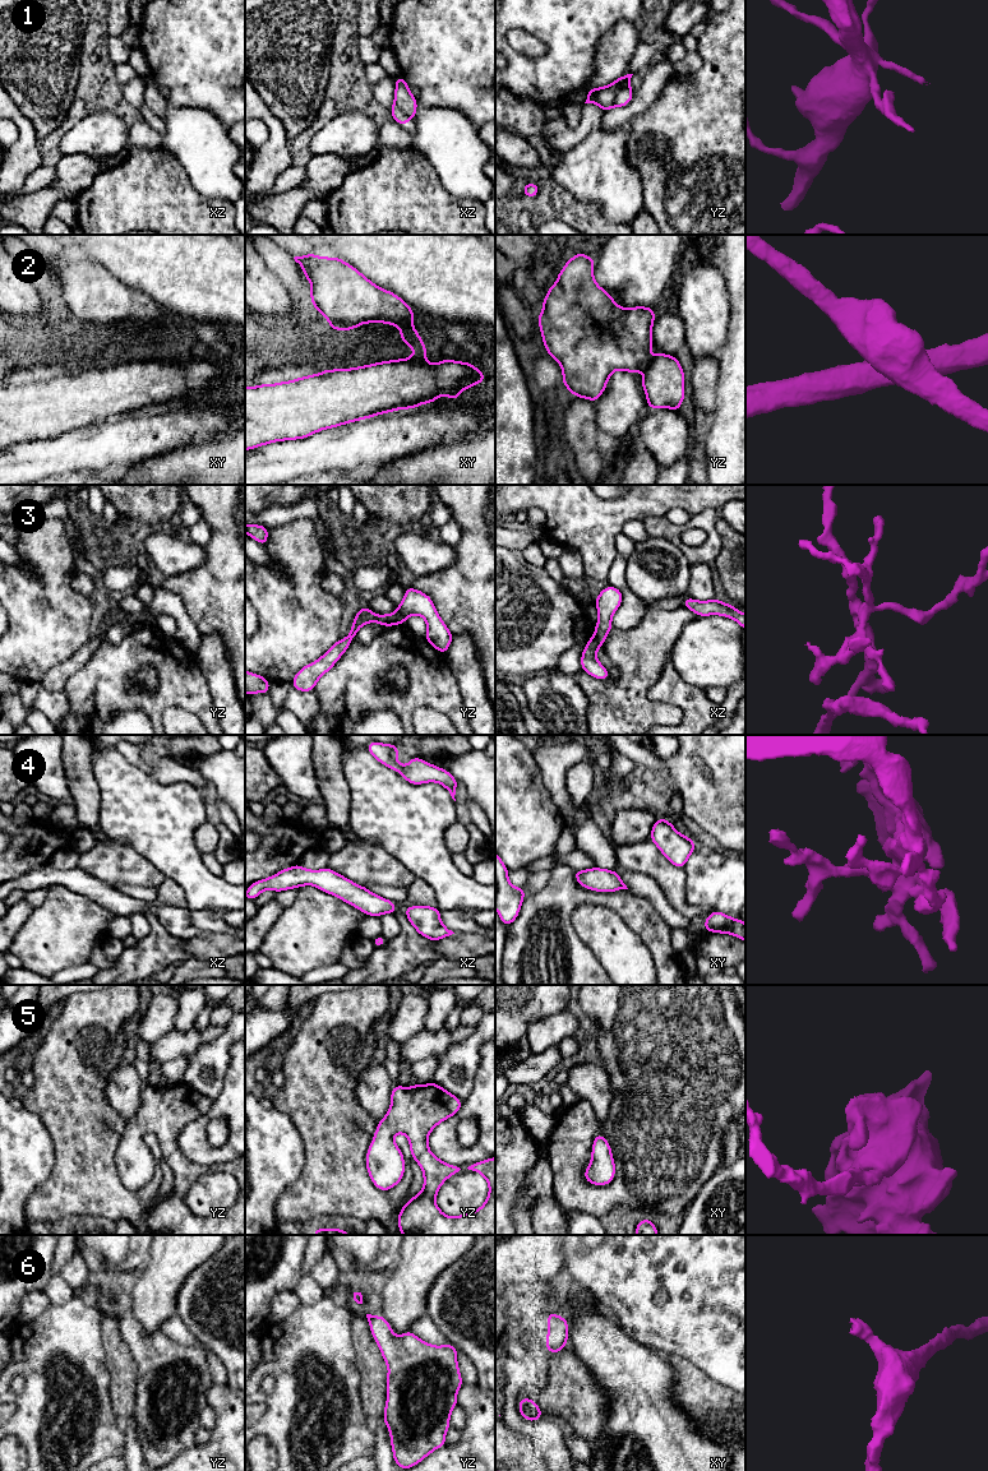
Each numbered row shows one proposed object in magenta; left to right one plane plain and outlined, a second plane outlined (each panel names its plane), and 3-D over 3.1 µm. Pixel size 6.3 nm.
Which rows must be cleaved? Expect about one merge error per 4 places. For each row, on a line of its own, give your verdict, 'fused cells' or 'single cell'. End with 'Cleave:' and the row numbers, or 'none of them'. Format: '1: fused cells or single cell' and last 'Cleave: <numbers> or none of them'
1: fused cells
2: fused cells
3: fused cells
4: single cell
5: single cell
6: single cell
Cleave: 1, 2, 3

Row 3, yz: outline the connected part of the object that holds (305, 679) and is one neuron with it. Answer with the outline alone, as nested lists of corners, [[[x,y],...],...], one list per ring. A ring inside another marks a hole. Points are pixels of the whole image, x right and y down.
[[[365,605],[357,611],[350,633],[346,638],[337,640],[322,657],[304,666],[292,679],[292,688],[299,691],[311,691],[317,681],[329,671],[340,657],[347,651],[357,630],[368,623],[379,623],[382,626],[401,625],[406,620],[398,614],[377,615]]]

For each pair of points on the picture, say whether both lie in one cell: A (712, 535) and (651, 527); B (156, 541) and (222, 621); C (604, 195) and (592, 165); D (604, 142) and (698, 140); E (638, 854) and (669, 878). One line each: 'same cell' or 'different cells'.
A: same cell
B: different cells
C: same cell
D: different cells
E: same cell

